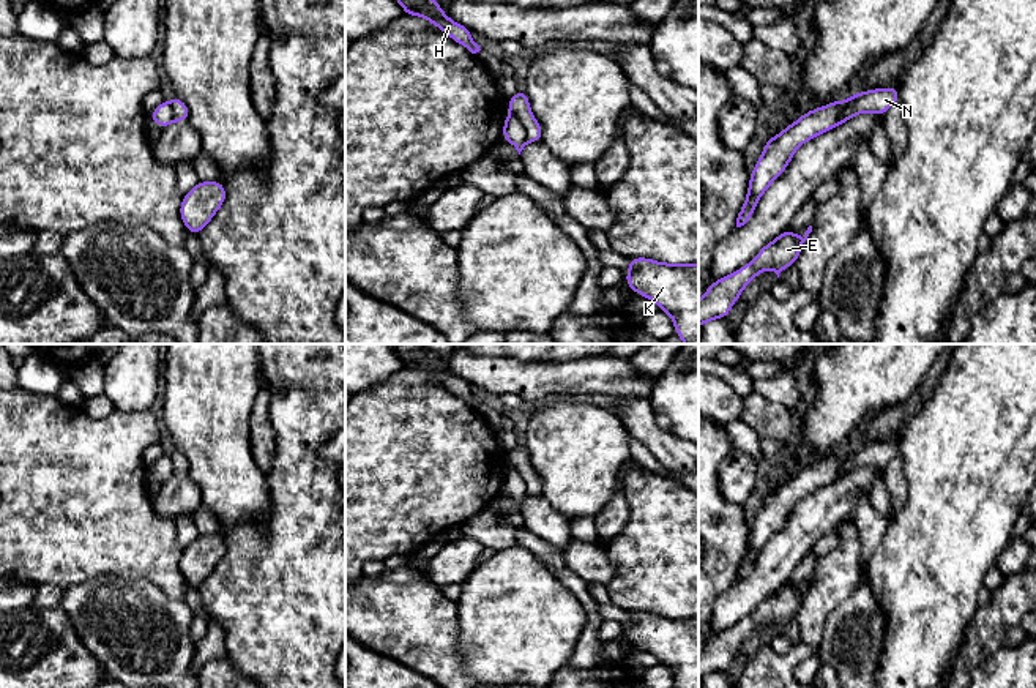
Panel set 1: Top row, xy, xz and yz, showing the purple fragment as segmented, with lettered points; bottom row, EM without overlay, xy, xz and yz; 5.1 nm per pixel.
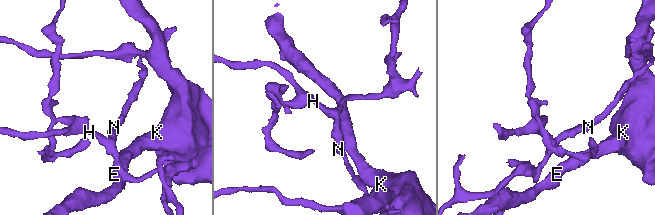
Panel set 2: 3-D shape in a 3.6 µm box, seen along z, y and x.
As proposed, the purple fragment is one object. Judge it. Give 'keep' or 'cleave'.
cleave

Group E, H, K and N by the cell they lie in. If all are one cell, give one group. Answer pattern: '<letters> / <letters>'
E K N / H

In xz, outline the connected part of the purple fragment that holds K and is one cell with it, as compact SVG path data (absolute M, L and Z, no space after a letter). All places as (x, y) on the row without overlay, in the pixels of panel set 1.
M629 612L626 639L667 666L676 688L699 688L699 617Z

